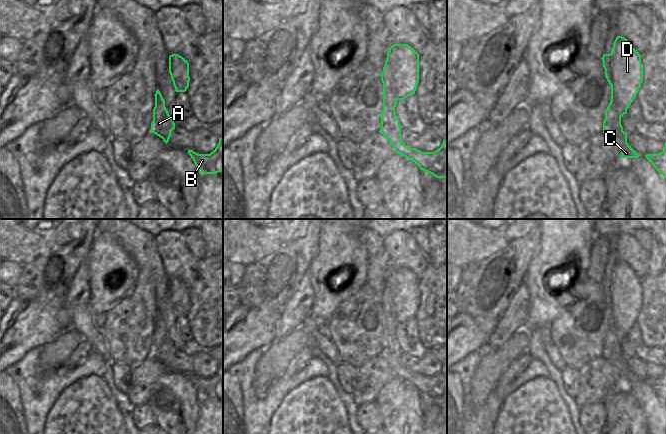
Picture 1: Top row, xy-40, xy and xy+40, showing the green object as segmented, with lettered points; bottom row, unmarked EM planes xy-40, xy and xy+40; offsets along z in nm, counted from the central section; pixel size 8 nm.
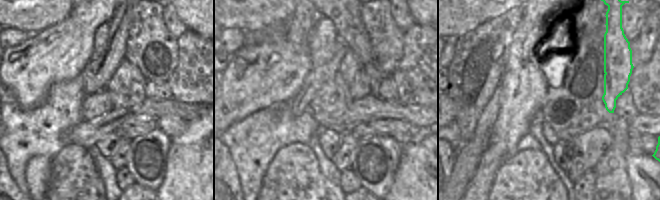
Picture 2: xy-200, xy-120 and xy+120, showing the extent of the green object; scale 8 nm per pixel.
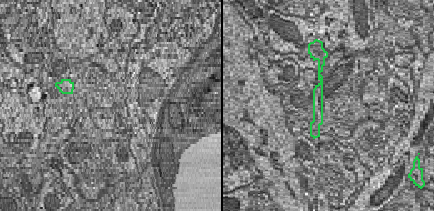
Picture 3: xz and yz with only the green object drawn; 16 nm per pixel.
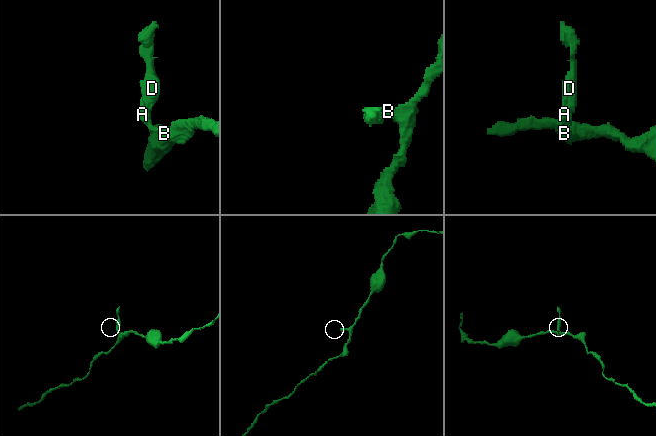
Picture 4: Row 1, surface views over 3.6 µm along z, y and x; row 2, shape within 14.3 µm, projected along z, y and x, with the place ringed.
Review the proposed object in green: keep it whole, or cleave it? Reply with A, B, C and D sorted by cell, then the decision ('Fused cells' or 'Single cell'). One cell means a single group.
Groups: A B C / D. Fused cells.

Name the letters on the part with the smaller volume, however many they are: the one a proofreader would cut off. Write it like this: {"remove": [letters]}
{"remove": ["D"]}

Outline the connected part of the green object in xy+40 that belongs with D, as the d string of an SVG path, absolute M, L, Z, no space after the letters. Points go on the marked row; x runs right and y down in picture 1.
M622 36L616 37L611 49L611 73L615 83L615 103L621 118L627 114L643 81L641 55Z

